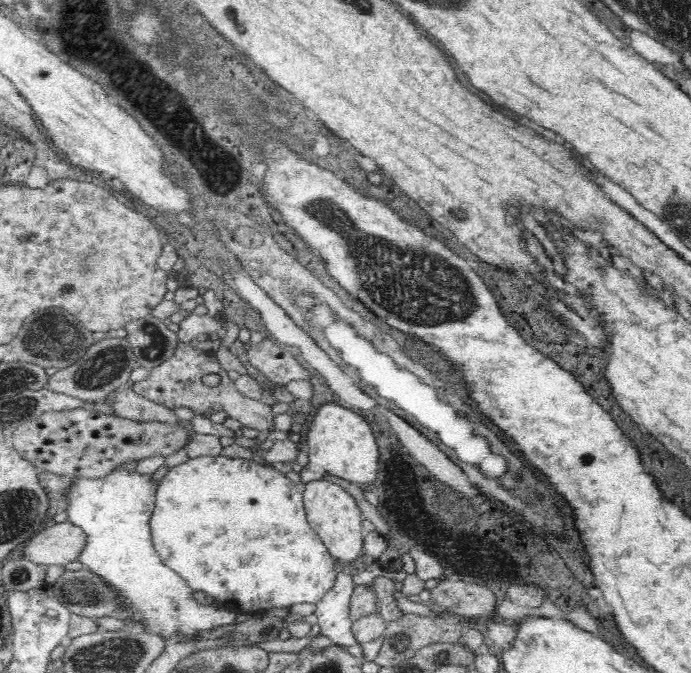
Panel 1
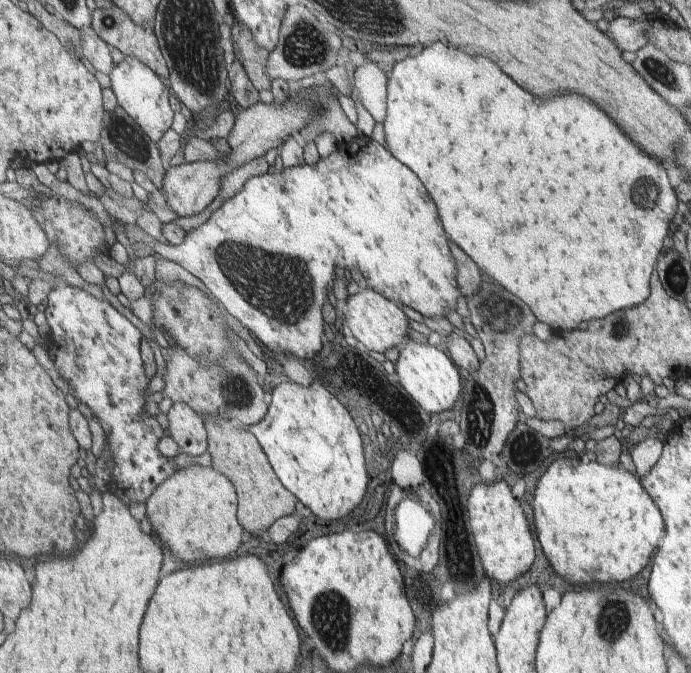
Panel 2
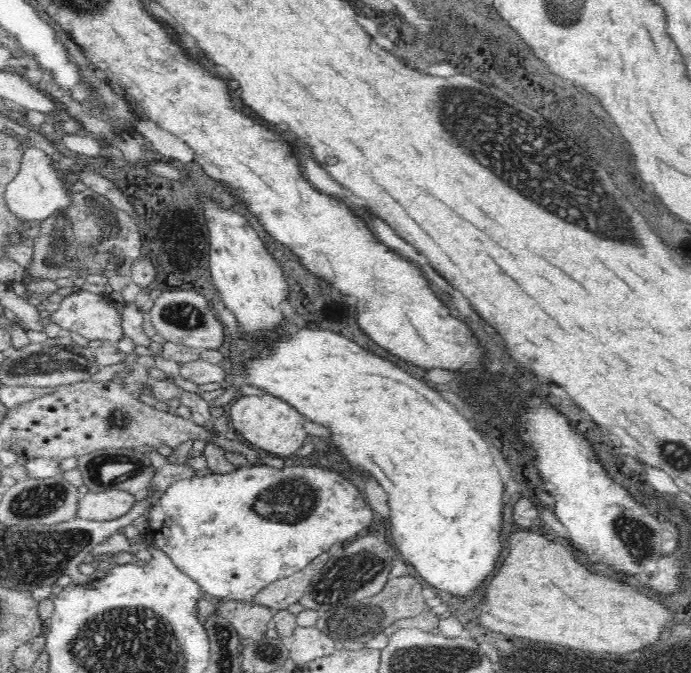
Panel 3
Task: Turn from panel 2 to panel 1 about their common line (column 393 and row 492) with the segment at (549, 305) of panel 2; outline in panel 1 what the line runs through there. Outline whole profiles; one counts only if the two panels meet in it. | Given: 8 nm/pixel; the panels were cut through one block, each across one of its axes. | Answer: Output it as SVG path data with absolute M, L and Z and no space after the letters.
M120 466L102 478L73 479L66 493L68 507L65 517L87 534L87 541L78 561L119 590L119 594L123 596L123 604L127 606L125 612L122 612L125 618L132 613L133 616L136 613L140 614L137 628L147 627L152 632L161 634L164 639L176 638L175 642L197 640L202 637L199 635L200 632L203 634L213 627L232 623L236 612L220 604L215 606L198 603L193 597L194 590L184 582L181 576L176 576L176 572L172 572L171 568L164 565L156 549L152 548L149 521L153 514L152 508L156 500L154 494L156 494L158 481L153 480L151 475L136 473L136 470L126 471Z

